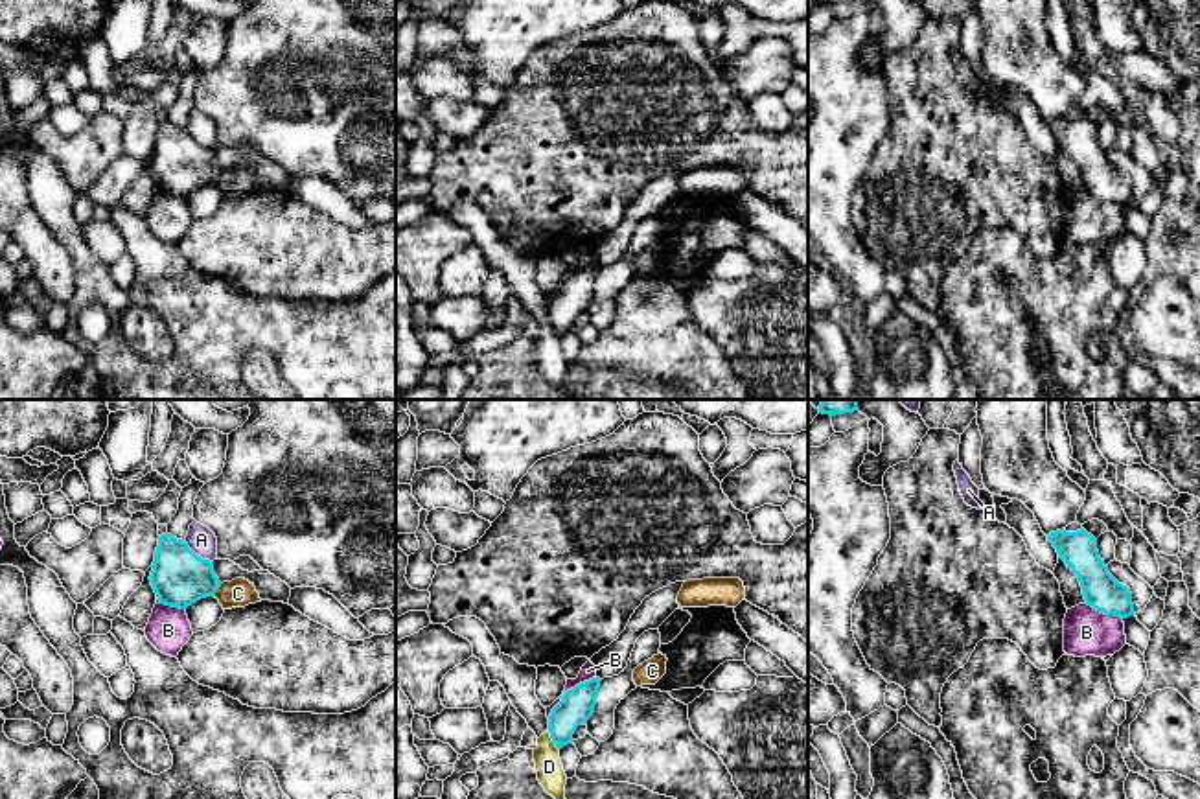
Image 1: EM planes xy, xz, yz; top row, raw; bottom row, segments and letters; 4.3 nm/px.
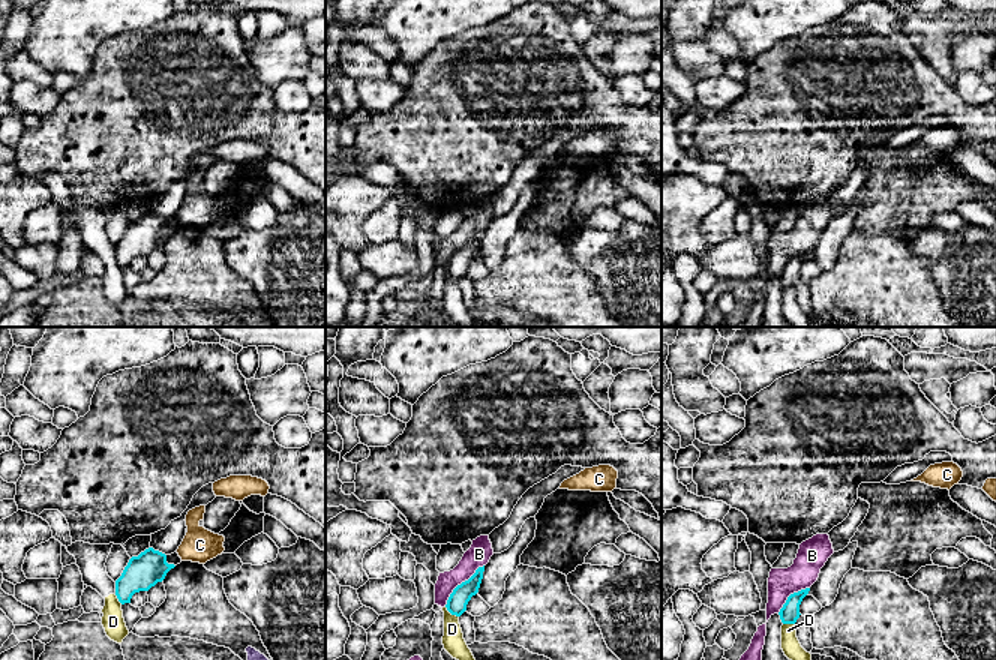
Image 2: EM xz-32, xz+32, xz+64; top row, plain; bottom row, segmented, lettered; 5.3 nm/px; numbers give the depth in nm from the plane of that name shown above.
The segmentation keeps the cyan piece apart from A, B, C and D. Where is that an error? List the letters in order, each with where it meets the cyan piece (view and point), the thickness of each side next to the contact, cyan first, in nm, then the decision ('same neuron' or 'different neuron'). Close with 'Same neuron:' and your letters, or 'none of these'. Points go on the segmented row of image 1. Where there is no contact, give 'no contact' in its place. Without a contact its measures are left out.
A: meets cyan in xy at (199, 556); 240 nm thick on the cyan side, 120 nm on the other; different neuron
B: meets cyan in xz at (567, 691); 150 nm thick on the cyan side, 70 nm on the other; different neuron
C: meets cyan in xy at (218, 588); 240 nm thick on the cyan side, 130 nm on the other; different neuron
D: meets cyan in xz at (553, 741); 150 nm thick on the cyan side, 120 nm on the other; different neuron
Same neuron: none of these

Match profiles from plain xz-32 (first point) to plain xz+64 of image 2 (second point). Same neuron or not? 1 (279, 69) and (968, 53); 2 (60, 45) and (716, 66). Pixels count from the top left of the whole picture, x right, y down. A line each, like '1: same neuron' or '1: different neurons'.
1: same neuron
2: different neurons

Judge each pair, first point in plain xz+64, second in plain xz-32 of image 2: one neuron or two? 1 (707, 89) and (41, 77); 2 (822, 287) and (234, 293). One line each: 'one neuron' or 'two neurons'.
1: two neurons
2: one neuron

